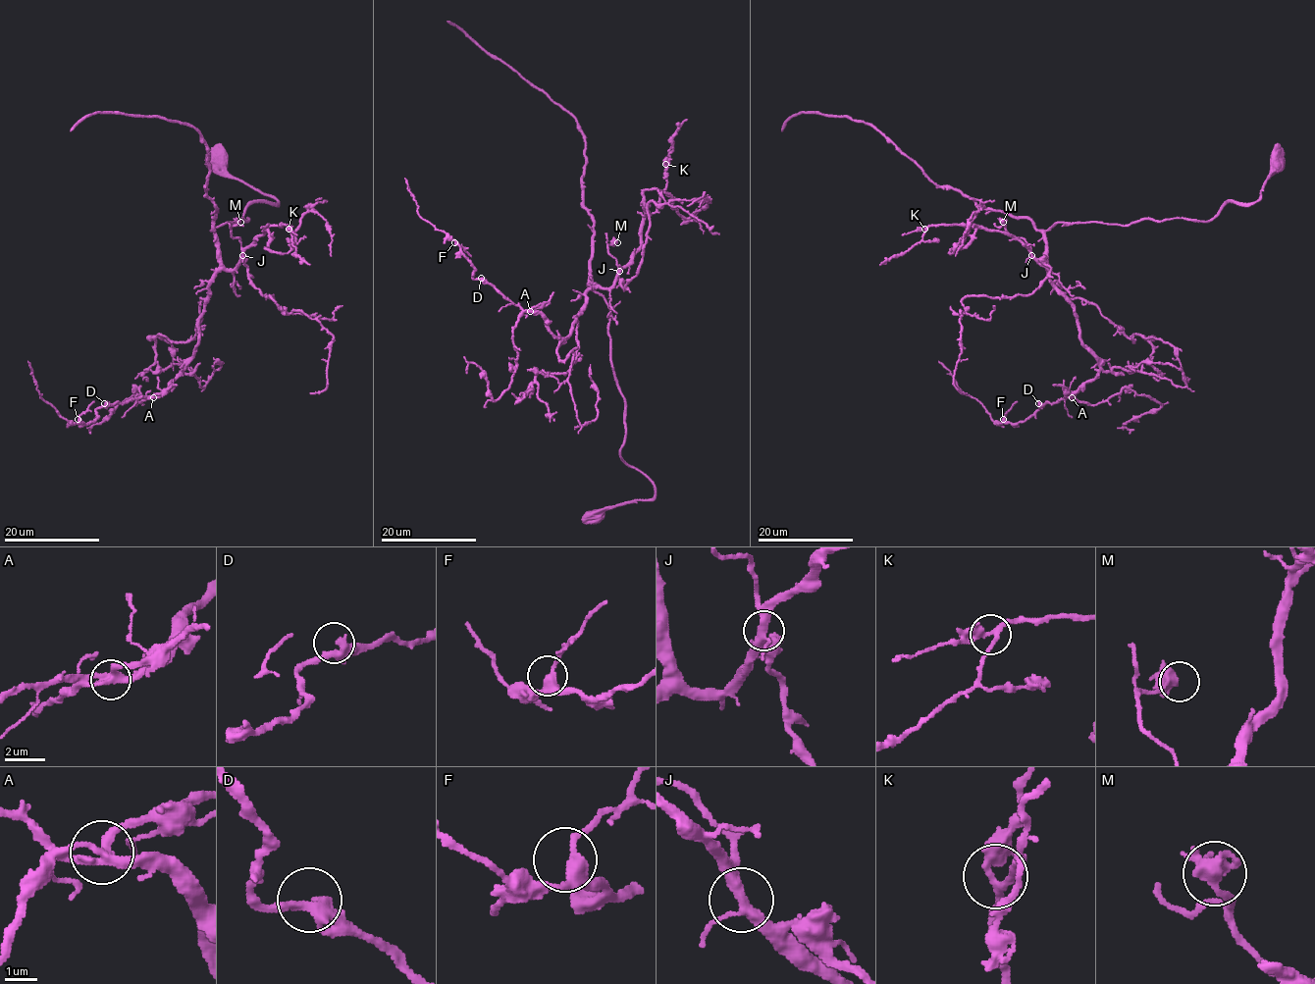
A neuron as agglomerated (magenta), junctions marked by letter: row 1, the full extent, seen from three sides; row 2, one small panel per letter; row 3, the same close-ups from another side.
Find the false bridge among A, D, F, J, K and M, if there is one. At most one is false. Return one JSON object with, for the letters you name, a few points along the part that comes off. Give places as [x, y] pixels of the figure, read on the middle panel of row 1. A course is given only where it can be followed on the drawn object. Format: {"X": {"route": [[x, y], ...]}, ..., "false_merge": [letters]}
{"false_merge": []}

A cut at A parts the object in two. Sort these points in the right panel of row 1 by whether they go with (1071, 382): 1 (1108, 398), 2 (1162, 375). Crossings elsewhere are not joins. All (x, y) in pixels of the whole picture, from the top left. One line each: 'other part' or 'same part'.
1: other part
2: same part

